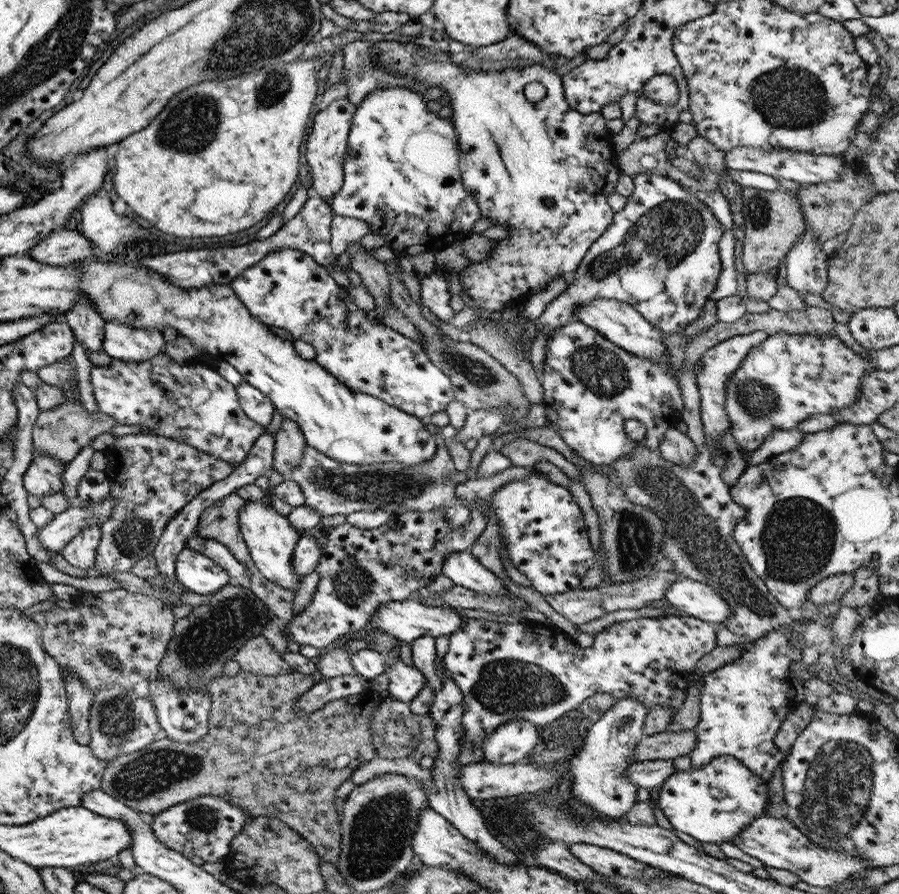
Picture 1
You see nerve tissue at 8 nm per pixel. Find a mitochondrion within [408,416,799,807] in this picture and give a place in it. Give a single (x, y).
(698, 538)

